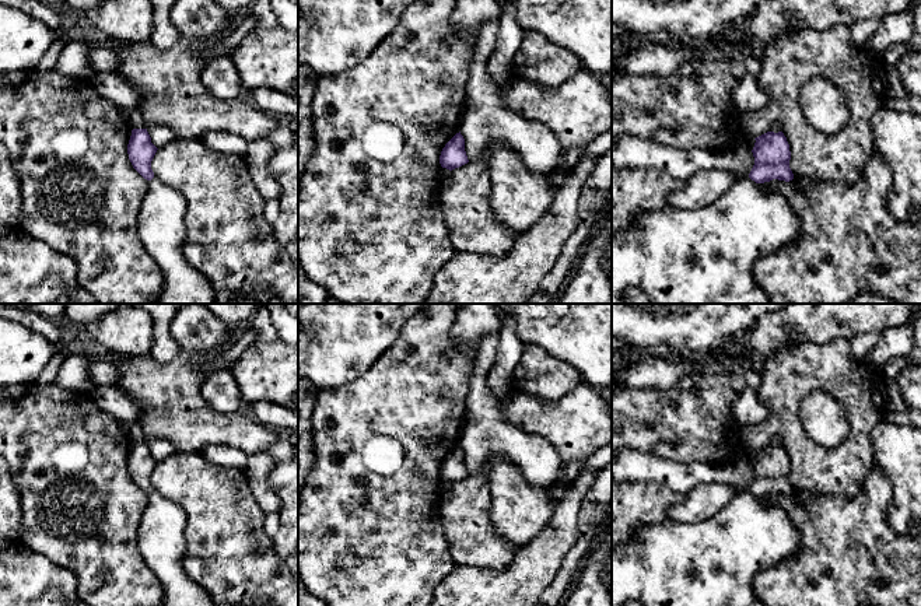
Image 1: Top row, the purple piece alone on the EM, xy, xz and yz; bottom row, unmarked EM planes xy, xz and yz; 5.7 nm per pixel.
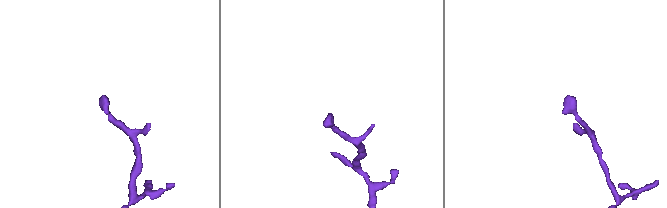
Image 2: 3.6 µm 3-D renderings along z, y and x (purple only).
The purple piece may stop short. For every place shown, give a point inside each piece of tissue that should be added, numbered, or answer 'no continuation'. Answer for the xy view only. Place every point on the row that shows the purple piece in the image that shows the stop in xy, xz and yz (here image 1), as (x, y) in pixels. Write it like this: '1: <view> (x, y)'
1: xy (133, 116)

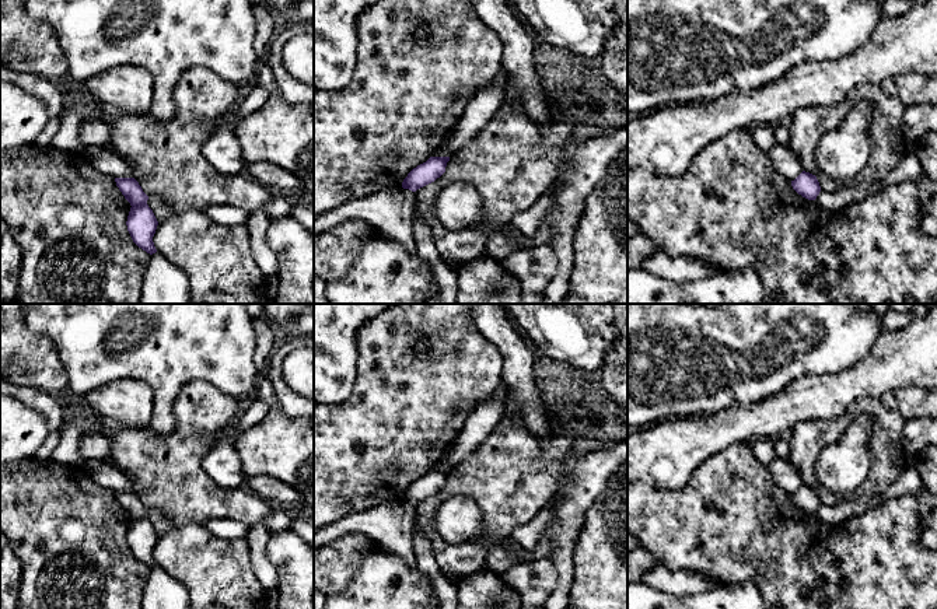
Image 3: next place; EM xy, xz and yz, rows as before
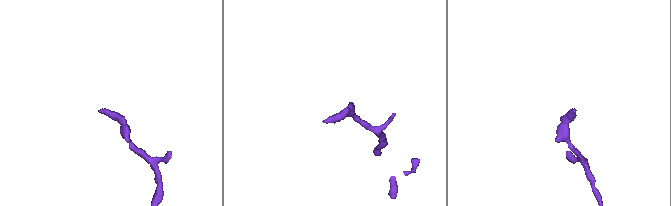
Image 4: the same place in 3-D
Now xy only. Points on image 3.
no continuation

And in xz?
1: xz (391, 212)

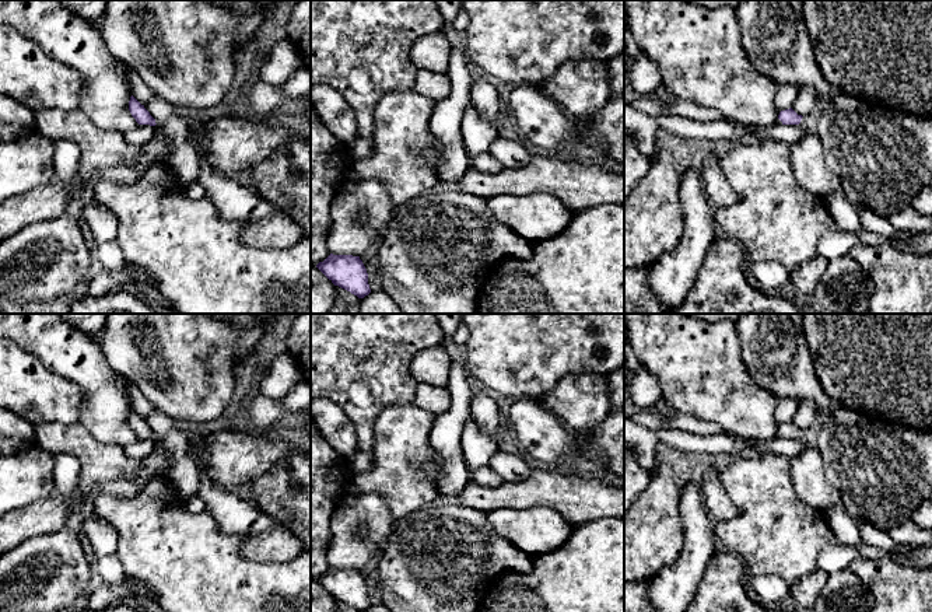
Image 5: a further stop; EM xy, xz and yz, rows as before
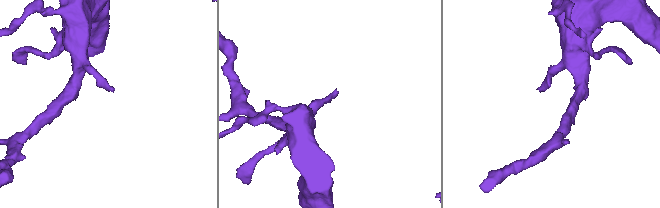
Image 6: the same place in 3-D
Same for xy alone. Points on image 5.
no continuation

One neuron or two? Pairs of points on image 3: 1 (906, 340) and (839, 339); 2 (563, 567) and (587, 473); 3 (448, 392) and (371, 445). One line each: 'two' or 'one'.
1: two
2: one
3: one

